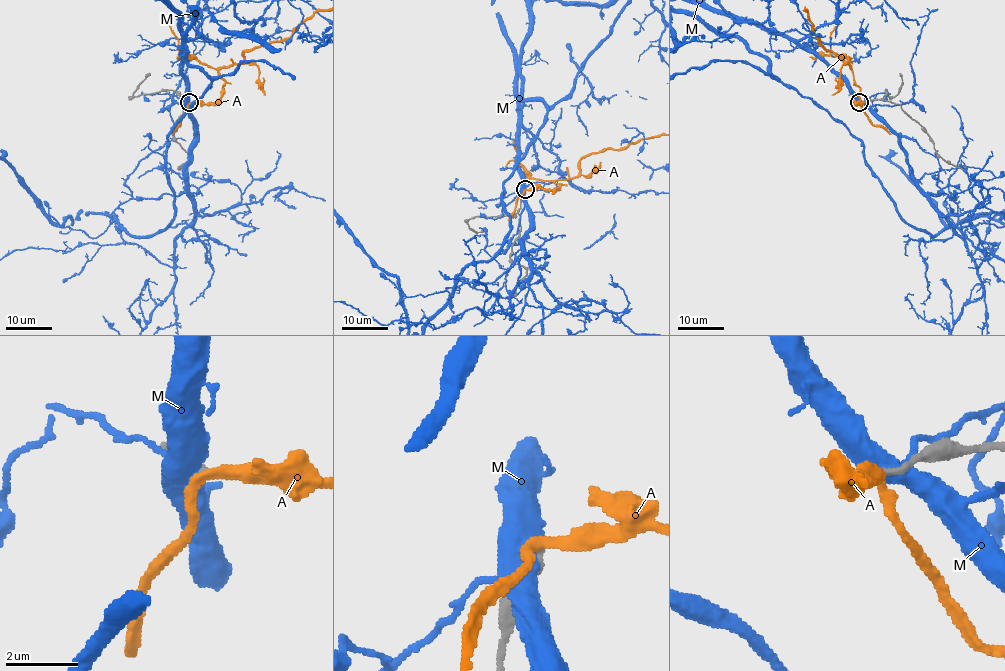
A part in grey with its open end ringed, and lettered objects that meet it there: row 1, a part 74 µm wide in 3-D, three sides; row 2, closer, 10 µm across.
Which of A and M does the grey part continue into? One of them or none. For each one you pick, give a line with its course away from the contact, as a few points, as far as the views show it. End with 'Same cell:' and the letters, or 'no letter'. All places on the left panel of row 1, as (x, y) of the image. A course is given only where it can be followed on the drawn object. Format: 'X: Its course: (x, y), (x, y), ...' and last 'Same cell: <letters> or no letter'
Same cell: no letter

